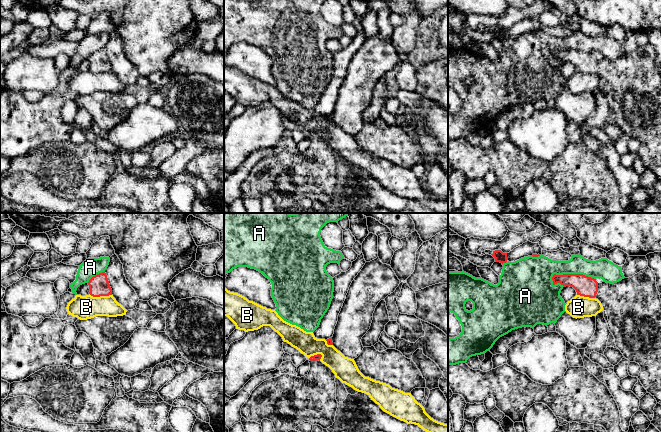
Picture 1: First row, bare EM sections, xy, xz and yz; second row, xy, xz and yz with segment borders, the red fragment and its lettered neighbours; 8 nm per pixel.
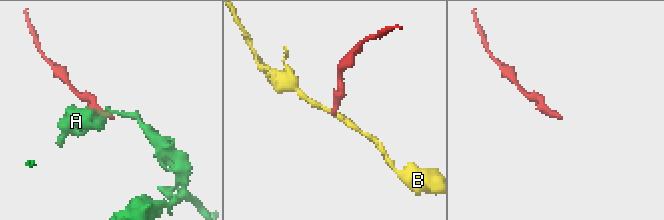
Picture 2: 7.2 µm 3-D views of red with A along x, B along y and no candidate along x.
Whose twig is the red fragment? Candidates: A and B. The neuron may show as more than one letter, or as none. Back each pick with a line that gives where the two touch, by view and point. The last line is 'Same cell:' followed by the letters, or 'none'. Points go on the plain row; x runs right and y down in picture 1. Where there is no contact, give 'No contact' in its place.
Same cell: none

